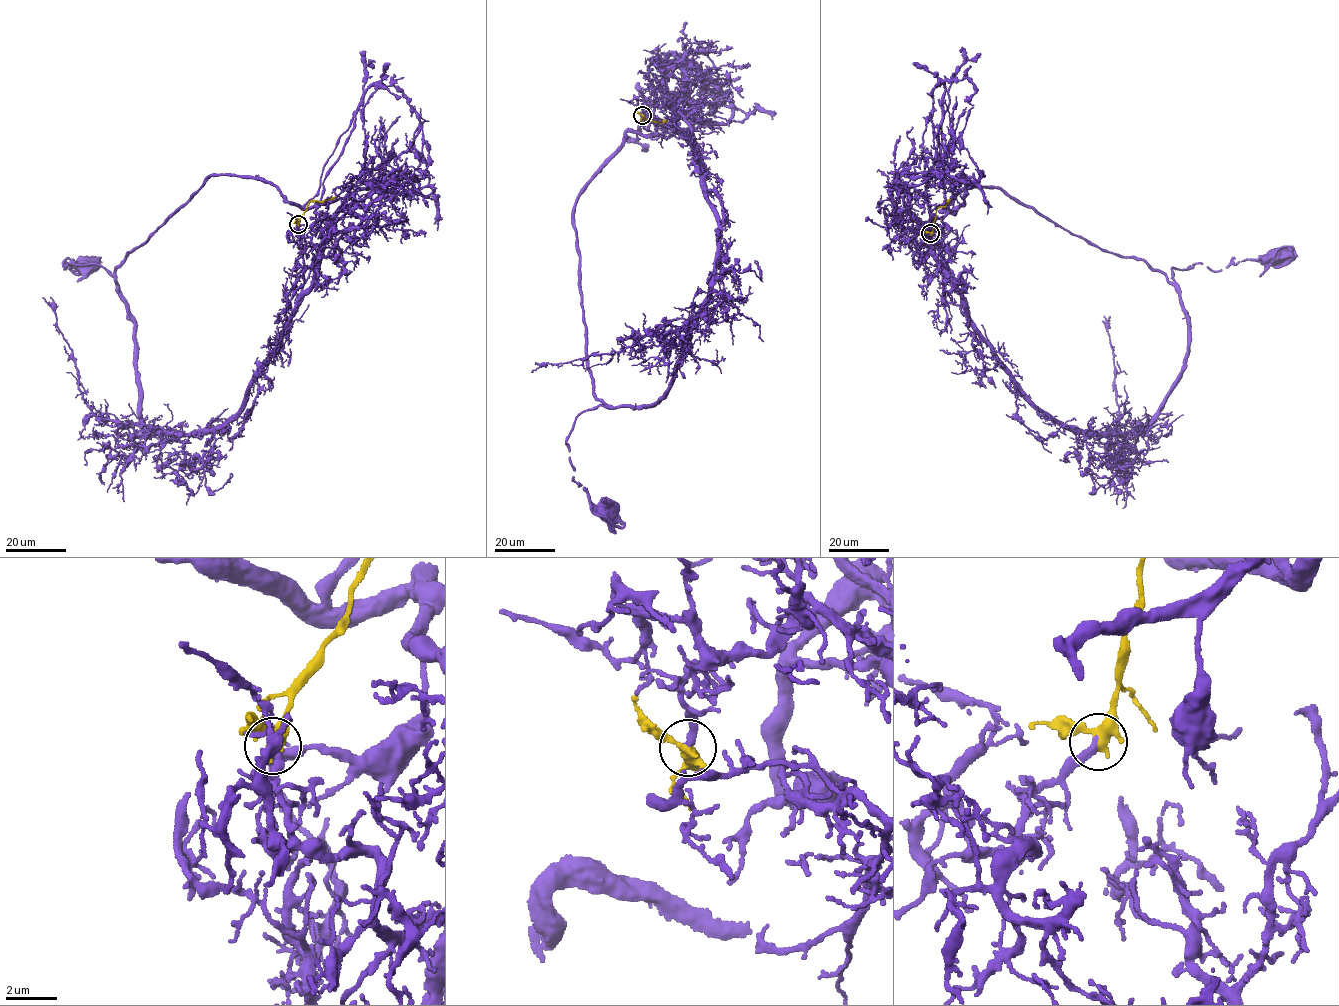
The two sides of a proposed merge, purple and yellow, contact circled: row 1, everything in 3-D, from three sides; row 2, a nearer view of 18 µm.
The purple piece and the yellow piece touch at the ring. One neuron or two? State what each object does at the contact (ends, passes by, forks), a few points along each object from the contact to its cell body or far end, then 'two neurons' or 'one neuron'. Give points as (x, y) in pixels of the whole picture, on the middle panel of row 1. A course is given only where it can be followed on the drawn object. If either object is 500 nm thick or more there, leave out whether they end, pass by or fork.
purple ends; yellow passes by; course purple (643, 114), (670, 102), (574, 215), (603, 404), (566, 443), (608, 512); course yellow (643, 115), (645, 120), (667, 122); one neuron

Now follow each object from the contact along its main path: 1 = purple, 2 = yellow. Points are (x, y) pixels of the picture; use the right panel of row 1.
1: (930, 234), (919, 253), (929, 251), (928, 223), (981, 186), (1172, 282), (1172, 269), (1275, 257)
2: (931, 234), (938, 207), (945, 206), (950, 199)

